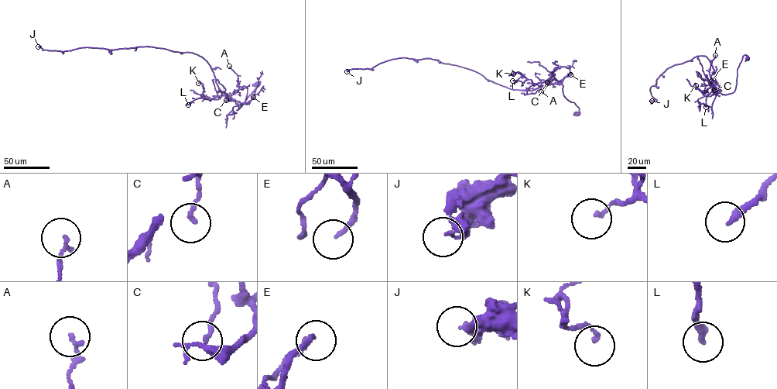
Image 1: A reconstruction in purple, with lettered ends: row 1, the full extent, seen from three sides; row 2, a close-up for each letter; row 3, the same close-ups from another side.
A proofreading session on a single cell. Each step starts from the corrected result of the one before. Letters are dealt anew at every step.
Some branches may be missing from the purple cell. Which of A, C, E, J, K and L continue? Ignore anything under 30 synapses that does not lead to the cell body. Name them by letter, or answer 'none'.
none

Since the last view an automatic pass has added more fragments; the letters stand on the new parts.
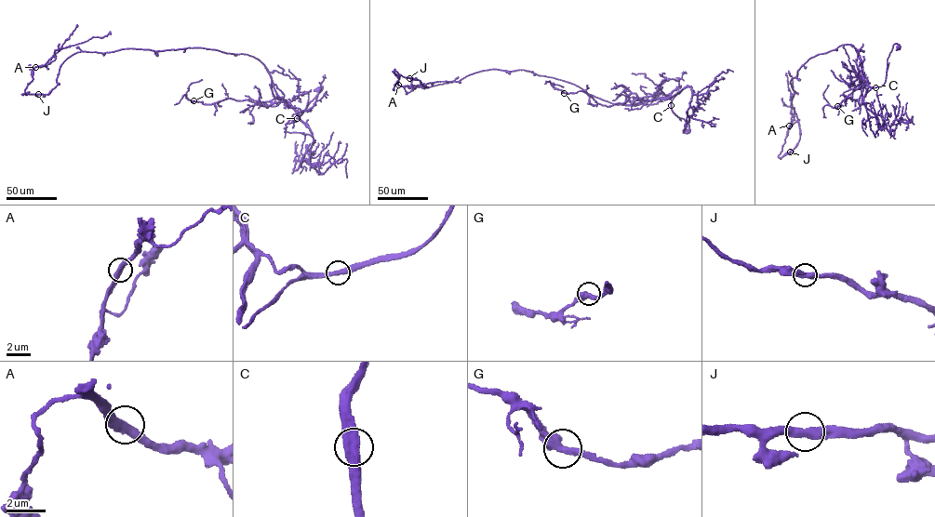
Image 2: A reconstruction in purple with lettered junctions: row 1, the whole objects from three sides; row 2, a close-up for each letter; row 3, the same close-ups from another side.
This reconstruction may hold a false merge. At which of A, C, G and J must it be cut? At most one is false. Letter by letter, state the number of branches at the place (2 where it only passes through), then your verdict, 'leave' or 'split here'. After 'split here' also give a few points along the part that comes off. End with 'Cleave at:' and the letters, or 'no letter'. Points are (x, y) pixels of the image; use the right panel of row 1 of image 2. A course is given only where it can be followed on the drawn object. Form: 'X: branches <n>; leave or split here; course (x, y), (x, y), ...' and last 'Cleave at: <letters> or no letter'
A: branches 2; leave
C: branches 2; split here; course (875, 87), (867, 91), (867, 83), (861, 76), (860, 89), (833, 108), (823, 95), (828, 85)
G: branches 2; leave
J: branches 2; leave
Cleave at: C

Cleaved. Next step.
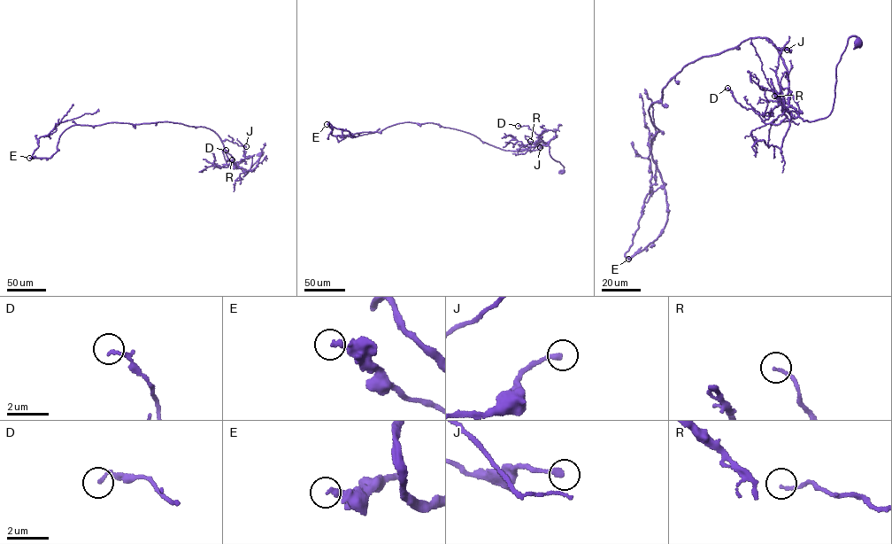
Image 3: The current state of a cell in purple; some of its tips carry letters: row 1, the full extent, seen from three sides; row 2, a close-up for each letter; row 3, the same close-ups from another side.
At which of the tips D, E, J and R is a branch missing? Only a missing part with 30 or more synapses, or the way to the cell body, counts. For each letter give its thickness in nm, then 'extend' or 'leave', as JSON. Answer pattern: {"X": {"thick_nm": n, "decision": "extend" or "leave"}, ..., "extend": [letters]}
{"D": {"thick_nm": 120, "decision": "leave"}, "E": {"thick_nm": 240, "decision": "leave"}, "J": {"thick_nm": 280, "decision": "leave"}, "R": {"thick_nm": 140, "decision": "leave"}, "extend": []}

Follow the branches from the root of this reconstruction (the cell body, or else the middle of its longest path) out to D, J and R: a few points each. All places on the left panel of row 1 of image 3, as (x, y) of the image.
D: (260, 154), (242, 176), (244, 173), (235, 166), (236, 164), (240, 167), (236, 167), (226, 150)
J: (260, 154), (242, 176), (242, 169), (228, 159), (221, 140), (246, 146)
R: (260, 154), (243, 176), (244, 173), (232, 159)

